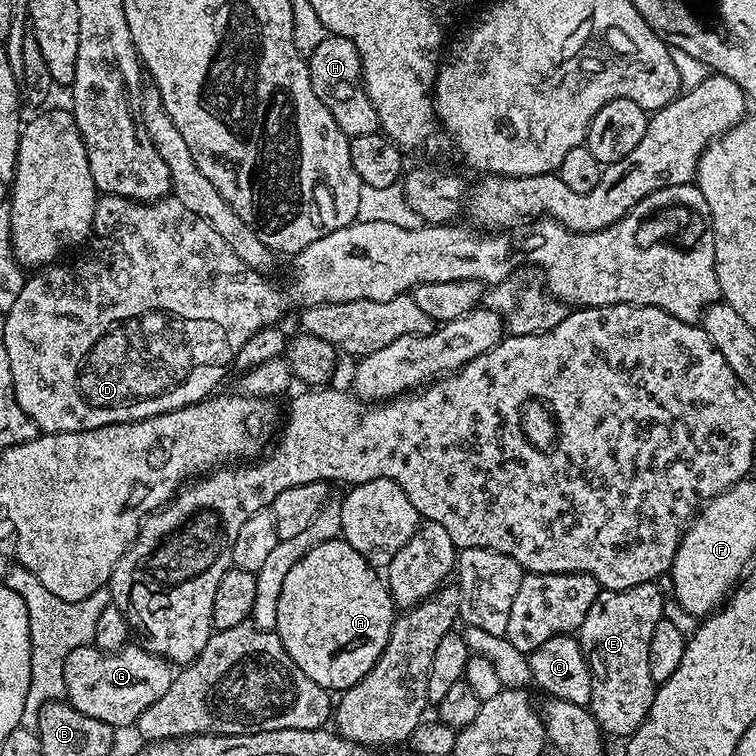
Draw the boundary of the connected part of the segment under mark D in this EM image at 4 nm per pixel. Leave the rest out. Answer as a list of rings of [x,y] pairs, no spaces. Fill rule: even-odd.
[[[101,195],[96,201],[87,248],[88,253],[69,268],[64,262],[57,262],[29,275],[22,286],[22,294],[18,294],[14,306],[10,306],[10,310],[2,316],[2,338],[6,342],[6,358],[10,360],[14,398],[18,406],[36,423],[37,429],[44,434],[81,432],[111,424],[145,420],[209,399],[219,389],[216,387],[223,382],[224,375],[230,372],[233,360],[242,346],[260,328],[273,327],[278,321],[276,319],[288,308],[288,296],[278,285],[271,284],[264,277],[267,275],[263,271],[246,266],[246,262],[242,262],[242,258],[238,258],[238,254],[234,254],[234,250],[230,250],[230,246],[222,242],[222,237],[214,231],[214,226],[198,218],[198,214],[186,210],[186,206],[182,206],[182,202],[175,198],[137,202],[121,196]]]

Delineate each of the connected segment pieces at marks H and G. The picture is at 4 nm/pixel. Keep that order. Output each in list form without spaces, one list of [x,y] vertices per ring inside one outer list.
[[[325,35],[324,40],[318,42],[314,54],[310,54],[306,59],[310,70],[310,86],[314,86],[314,94],[318,94],[322,106],[326,106],[330,114],[334,114],[334,122],[338,122],[338,126],[347,136],[361,136],[379,129],[376,111],[360,79],[360,59],[354,42],[341,36]]]
[[[132,642],[118,652],[101,652],[95,646],[71,650],[66,658],[64,677],[64,696],[74,710],[123,730],[127,724],[128,727],[135,725],[146,706],[154,706],[154,702],[170,690],[174,672],[167,660]]]

